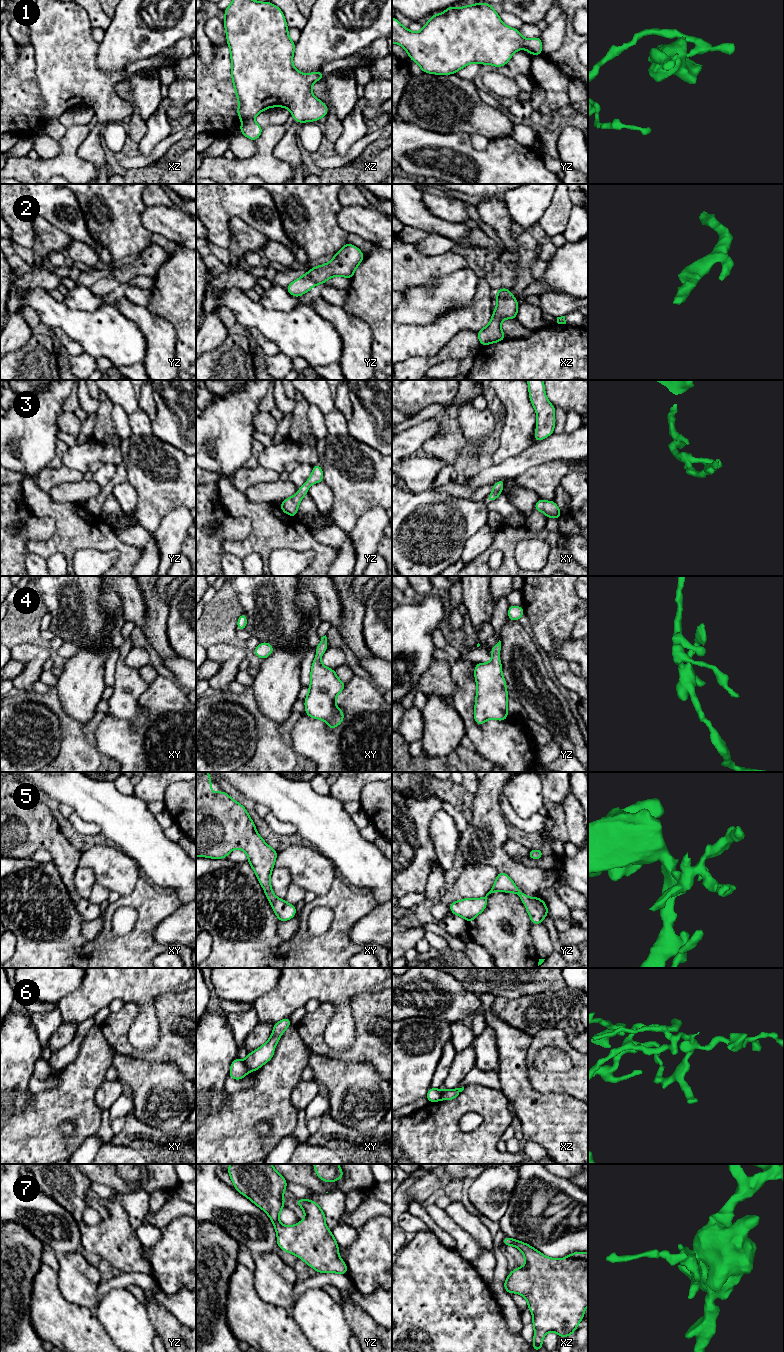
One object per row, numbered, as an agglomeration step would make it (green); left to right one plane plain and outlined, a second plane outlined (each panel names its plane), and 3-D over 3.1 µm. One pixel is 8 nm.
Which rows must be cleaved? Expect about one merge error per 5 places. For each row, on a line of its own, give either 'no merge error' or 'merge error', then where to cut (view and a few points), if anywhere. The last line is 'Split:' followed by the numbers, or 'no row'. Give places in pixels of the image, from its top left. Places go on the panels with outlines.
1: merge error; cut in xz along (252, 118), (243, 121)
2: no merge error; no cut
3: no merge error; no cut
4: no merge error; no cut
5: no merge error; no cut
6: merge error; cut in xy along (243, 1061), (249, 1070)
7: no merge error; no cut
Split: 1, 6

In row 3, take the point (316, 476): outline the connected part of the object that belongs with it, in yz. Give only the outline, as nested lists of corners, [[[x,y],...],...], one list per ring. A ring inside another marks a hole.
[[[316,464],[313,466],[313,471],[310,477],[307,479],[307,482],[299,487],[298,493],[296,495],[288,497],[279,505],[281,510],[287,515],[297,517],[298,506],[302,498],[308,494],[309,487],[315,483],[323,481],[324,476],[322,467],[319,464]]]

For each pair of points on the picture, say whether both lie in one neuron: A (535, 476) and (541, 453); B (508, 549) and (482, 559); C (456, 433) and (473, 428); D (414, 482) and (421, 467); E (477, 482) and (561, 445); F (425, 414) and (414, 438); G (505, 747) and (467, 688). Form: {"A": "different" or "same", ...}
{"A": "different", "B": "same", "C": "different", "D": "same", "E": "same", "F": "different", "G": "same"}

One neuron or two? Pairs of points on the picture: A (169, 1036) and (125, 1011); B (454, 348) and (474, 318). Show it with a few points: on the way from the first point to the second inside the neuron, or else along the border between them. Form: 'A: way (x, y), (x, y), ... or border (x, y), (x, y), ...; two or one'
A: way (157, 1057), (133, 1052), (122, 1041), (122, 1032); one
B: border (476, 332), (459, 331), (446, 343); two

